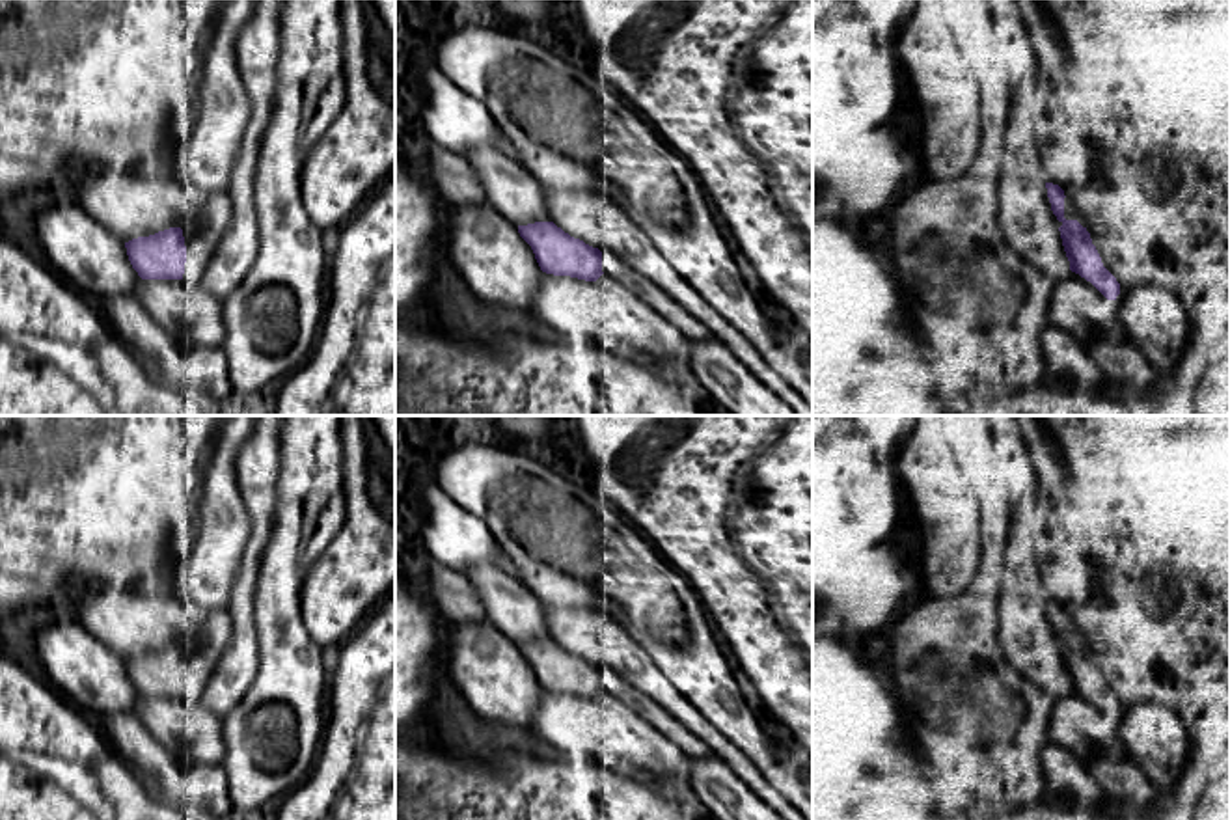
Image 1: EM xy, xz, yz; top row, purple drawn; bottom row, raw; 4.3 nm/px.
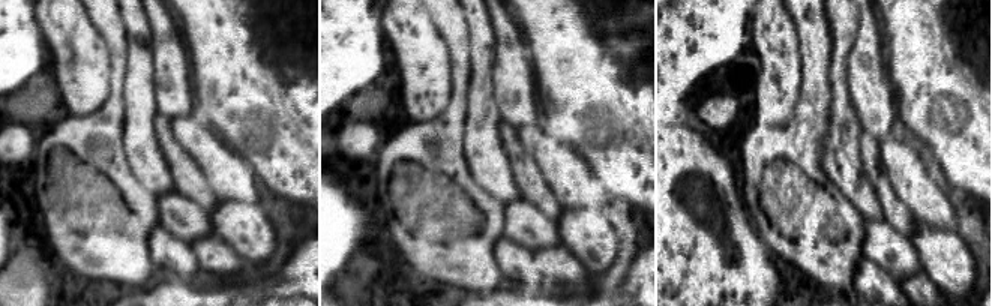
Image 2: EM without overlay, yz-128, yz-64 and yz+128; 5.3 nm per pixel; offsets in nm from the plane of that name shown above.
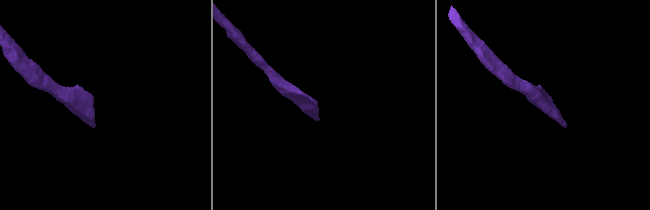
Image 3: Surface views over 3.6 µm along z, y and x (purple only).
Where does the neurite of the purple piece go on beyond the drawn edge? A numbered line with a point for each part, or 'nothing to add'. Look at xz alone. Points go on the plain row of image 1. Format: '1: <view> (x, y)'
1: xz (612, 683)

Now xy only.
1: xy (213, 640)

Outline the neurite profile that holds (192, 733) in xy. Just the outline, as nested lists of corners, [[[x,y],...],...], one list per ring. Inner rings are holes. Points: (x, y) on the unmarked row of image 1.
[[[142,697],[134,714],[181,762],[222,766],[227,747],[222,718],[183,697]]]

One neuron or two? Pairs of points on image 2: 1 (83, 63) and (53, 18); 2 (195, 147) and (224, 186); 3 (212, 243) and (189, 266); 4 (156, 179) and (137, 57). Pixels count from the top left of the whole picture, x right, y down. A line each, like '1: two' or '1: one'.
1: one
2: one
3: two
4: one

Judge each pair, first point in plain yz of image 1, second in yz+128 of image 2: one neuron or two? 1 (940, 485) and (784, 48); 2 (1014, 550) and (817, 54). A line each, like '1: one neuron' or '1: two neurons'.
1: one neuron
2: two neurons

